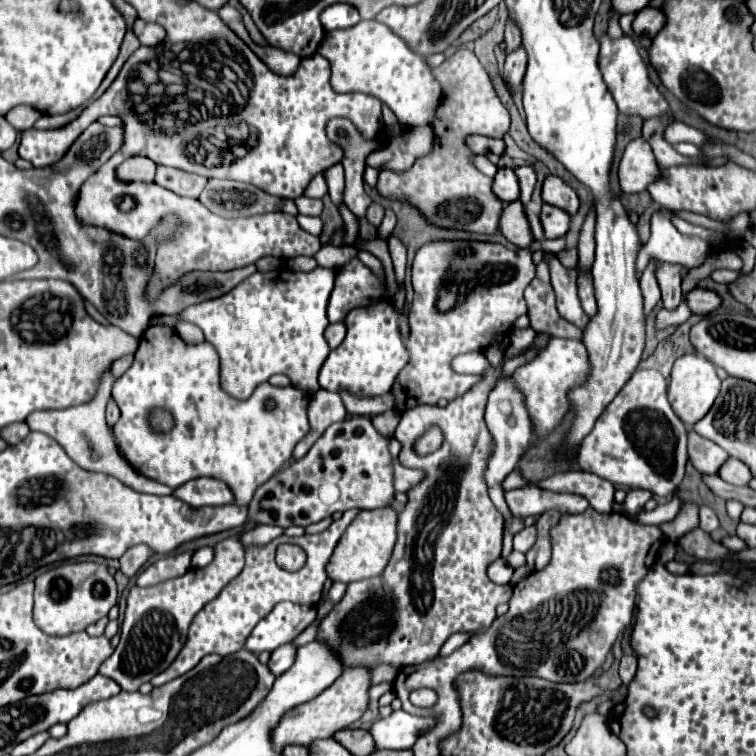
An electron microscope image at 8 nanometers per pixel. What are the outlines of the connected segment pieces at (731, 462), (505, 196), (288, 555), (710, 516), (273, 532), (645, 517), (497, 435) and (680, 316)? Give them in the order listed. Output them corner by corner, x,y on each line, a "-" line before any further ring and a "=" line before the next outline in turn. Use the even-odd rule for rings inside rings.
727,458
723,462
723,466
719,468
719,478
723,478
725,482
729,482
733,486
747,486
753,476
751,476
749,468
741,460
=
499,168
499,172
493,178
493,186
491,186
493,194
499,196
501,202
509,204
513,200
519,198
519,184
517,184
517,176
511,168
=
281,544
276,550
277,564
287,571
297,571
306,562
304,550
294,544
=
701,506
699,510
699,528
703,528
705,532
713,532
715,528
719,528
719,520
709,506
=
255,526
253,530
247,530
243,534
243,544
245,546
263,546
263,544
275,540
279,534
283,534
283,528
275,528
275,526
=
675,496
667,504
657,506
653,512
641,510
633,522
639,522
639,524
663,524
663,522
671,522
677,516
679,508
681,508
681,500
=
501,376
499,382
495,384
495,388
491,390
489,400
487,400
487,410
485,410
485,422
487,422
487,426
489,426
491,434
493,434
493,440
495,440
495,452
493,452
493,456
491,456
489,464
487,464
485,480
487,480
487,486
489,486
489,498
493,500
495,508
503,514
506,528
511,522
513,514
505,504
501,482
509,472
515,470
519,458
523,456
523,452
529,448
529,444
533,440
533,422
529,418
523,392
515,386
513,376
=
681,302
679,308
677,308
677,312
659,310
659,312
655,314
655,328
657,328
657,330
663,330
663,328
667,328
667,326
679,326
679,324
683,324
689,316
691,316
691,310
687,308
685,302

